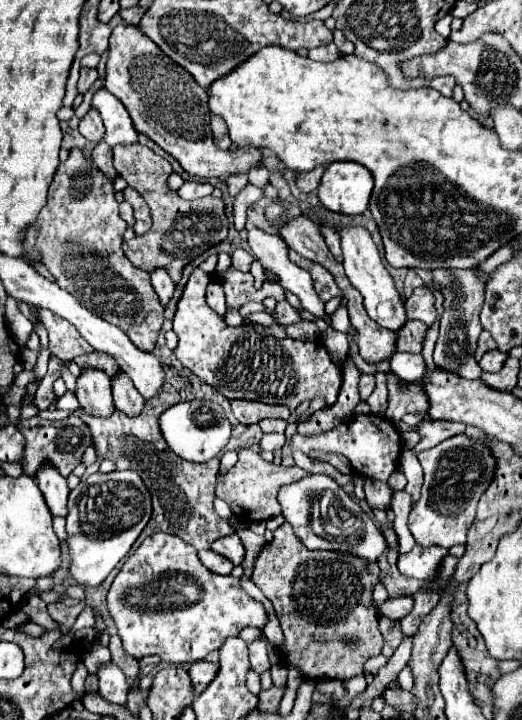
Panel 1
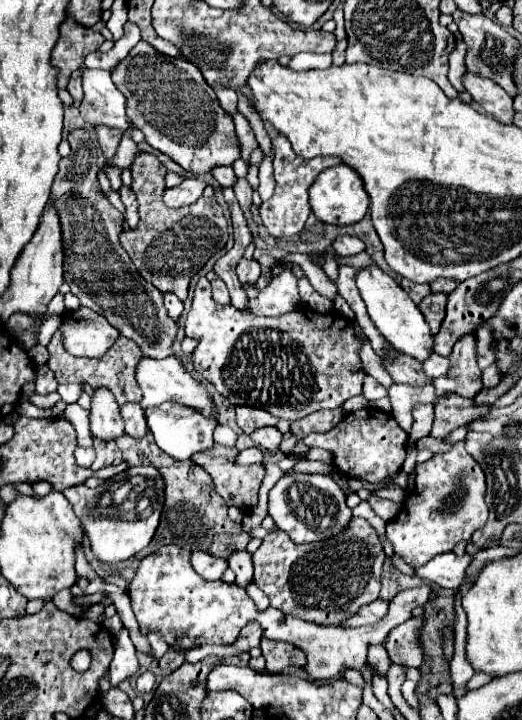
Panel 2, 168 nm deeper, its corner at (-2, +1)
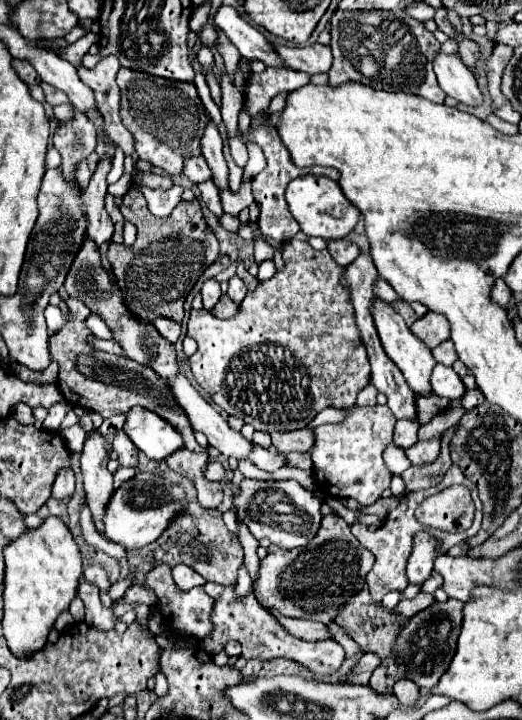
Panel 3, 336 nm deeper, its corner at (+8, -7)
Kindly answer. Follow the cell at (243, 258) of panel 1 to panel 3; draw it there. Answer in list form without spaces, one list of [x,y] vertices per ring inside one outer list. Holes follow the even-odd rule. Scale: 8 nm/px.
[[[232,277],[230,281],[230,287],[228,287],[228,297],[234,301],[234,303],[242,303],[242,299],[246,297],[246,285],[240,277]]]

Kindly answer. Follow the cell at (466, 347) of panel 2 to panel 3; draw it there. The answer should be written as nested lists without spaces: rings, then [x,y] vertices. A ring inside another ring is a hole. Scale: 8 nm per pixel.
[[[460,399],[452,401],[452,407],[450,407],[446,413],[440,413],[438,417],[434,417],[434,421],[430,421],[428,425],[422,425],[422,427],[420,427],[418,439],[430,439],[430,437],[442,439],[442,435],[444,435],[450,427],[458,425],[458,421],[462,419],[464,413],[466,413],[466,411],[460,407]]]

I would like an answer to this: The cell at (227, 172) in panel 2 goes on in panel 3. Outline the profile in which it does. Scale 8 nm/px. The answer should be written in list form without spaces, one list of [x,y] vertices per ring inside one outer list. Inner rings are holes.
[[[188,157],[184,161],[184,175],[194,183],[202,183],[206,179],[212,179],[212,171],[210,171],[204,157]]]

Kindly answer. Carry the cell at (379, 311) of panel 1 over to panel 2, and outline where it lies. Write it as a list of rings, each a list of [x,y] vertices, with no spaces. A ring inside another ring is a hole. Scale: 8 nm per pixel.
[[[376,265],[362,267],[356,273],[356,287],[366,303],[370,319],[380,329],[380,333],[388,339],[388,343],[392,343],[398,351],[412,355],[418,361],[424,361],[432,353],[432,333],[424,315],[408,297],[408,293],[386,271],[382,271]]]

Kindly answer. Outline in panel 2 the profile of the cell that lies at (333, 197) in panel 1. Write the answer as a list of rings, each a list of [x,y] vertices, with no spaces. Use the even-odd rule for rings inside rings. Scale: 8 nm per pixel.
[[[344,163],[322,171],[320,177],[316,177],[316,181],[310,187],[310,207],[314,215],[324,223],[334,223],[334,225],[358,223],[366,215],[370,205],[370,197],[362,183],[364,181],[360,179],[360,175]]]

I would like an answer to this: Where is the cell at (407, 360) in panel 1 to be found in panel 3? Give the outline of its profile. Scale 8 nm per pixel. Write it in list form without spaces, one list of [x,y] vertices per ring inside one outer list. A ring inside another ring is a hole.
[[[446,365],[434,367],[430,383],[432,383],[432,389],[434,389],[436,395],[446,397],[450,401],[460,399],[466,393],[466,387],[464,387],[462,379],[458,377],[458,373],[452,367],[446,367]]]

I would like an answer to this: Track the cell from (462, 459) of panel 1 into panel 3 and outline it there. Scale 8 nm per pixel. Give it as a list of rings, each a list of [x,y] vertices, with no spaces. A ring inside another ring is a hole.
[[[452,465],[452,467],[448,469],[448,473],[444,475],[444,479],[442,479],[436,487],[424,489],[424,491],[416,491],[416,493],[408,493],[408,495],[400,497],[400,505],[398,505],[396,509],[392,509],[392,511],[386,515],[382,527],[376,529],[374,533],[368,531],[368,527],[362,525],[362,523],[356,523],[356,525],[350,527],[352,535],[354,535],[366,549],[370,549],[370,551],[374,553],[374,557],[376,557],[376,563],[374,563],[372,571],[370,571],[368,577],[366,577],[366,585],[368,585],[368,591],[370,591],[374,603],[380,603],[382,597],[384,597],[386,593],[390,593],[390,591],[400,591],[400,593],[402,593],[402,591],[406,589],[406,585],[408,585],[408,579],[406,579],[406,561],[408,561],[408,555],[410,555],[410,549],[412,549],[412,537],[414,537],[416,531],[426,531],[426,527],[416,521],[414,511],[416,511],[416,507],[418,507],[426,497],[436,495],[438,491],[442,491],[444,487],[450,487],[450,485],[454,485],[454,483],[466,485],[466,487],[472,491],[472,499],[474,499],[474,503],[476,503],[476,515],[474,515],[472,527],[464,532],[446,533],[446,531],[438,529],[428,529],[428,531],[440,541],[440,551],[448,551],[452,545],[456,545],[456,543],[460,543],[460,541],[466,541],[468,537],[476,535],[478,529],[480,529],[480,523],[482,523],[482,503],[480,503],[480,499],[478,499],[476,485],[470,483],[470,481],[464,477],[464,473],[462,473],[456,465]]]

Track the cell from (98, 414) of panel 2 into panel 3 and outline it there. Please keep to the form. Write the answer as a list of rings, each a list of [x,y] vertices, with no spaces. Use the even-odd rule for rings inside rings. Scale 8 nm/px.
[[[96,431],[88,433],[82,451],[82,473],[84,473],[84,499],[92,513],[96,531],[102,535],[102,517],[106,511],[106,501],[114,495],[112,473],[106,469],[108,463],[108,443]]]

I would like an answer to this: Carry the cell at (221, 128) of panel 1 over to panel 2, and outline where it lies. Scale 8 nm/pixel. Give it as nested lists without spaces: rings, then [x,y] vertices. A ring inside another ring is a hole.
[[[216,89],[216,95],[222,109],[232,117],[238,111],[238,95],[234,91],[230,91],[230,89],[222,89],[222,91]]]

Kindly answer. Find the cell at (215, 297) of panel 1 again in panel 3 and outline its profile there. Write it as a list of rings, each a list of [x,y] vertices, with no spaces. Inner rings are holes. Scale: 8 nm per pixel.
[[[208,279],[200,293],[202,293],[204,309],[212,309],[218,303],[218,299],[220,299],[220,283],[216,279]]]

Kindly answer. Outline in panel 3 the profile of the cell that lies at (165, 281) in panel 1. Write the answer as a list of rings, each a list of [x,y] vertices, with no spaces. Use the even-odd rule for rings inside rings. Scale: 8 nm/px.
[[[158,317],[158,319],[154,321],[154,327],[158,329],[158,333],[160,333],[162,337],[166,337],[166,341],[176,343],[176,339],[178,339],[178,335],[180,335],[180,323],[174,323],[174,321],[166,319],[166,317]]]

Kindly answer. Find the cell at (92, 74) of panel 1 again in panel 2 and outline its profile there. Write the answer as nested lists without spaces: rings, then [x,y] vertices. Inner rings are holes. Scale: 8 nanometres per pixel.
[[[78,69],[78,71],[74,71],[74,73],[70,75],[68,91],[70,91],[70,95],[72,95],[74,99],[78,99],[78,101],[80,101],[80,97],[82,97],[82,85],[80,85],[80,69]]]

